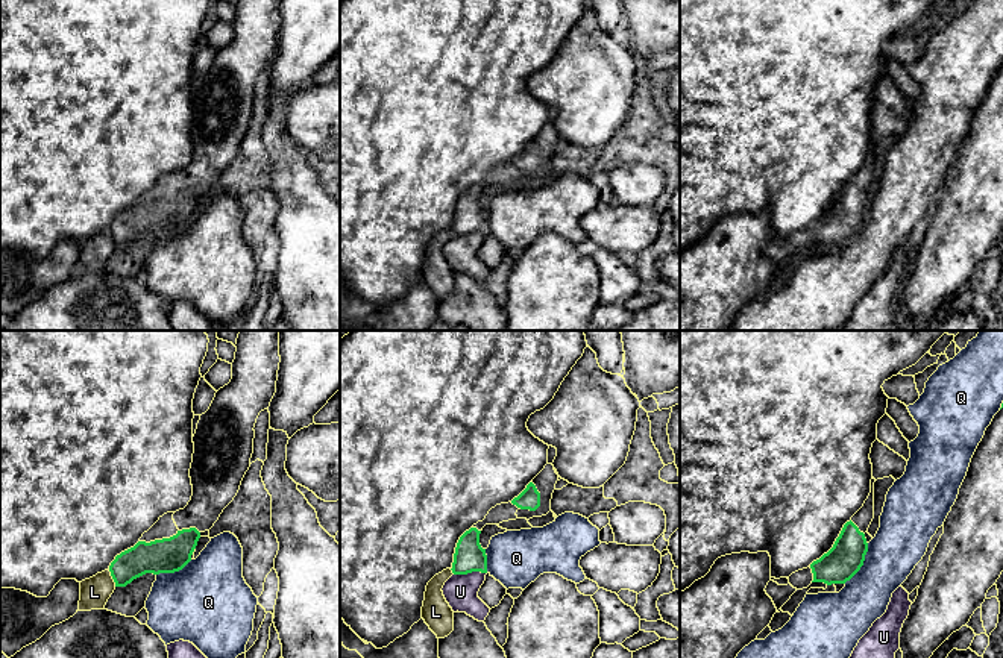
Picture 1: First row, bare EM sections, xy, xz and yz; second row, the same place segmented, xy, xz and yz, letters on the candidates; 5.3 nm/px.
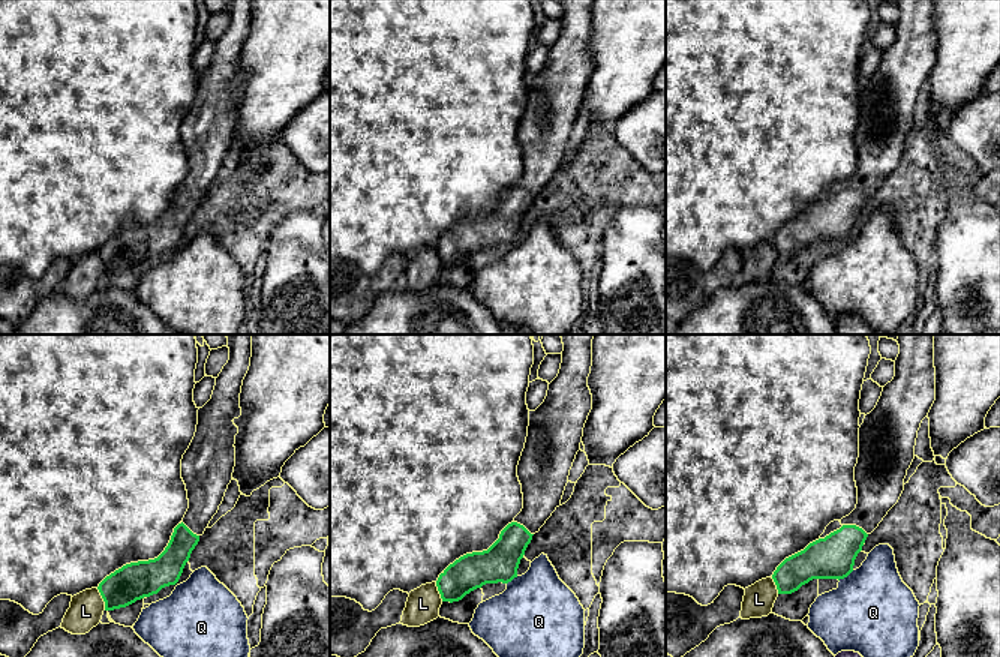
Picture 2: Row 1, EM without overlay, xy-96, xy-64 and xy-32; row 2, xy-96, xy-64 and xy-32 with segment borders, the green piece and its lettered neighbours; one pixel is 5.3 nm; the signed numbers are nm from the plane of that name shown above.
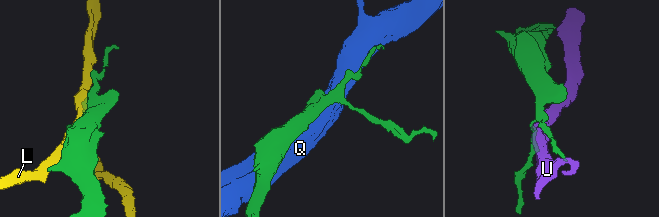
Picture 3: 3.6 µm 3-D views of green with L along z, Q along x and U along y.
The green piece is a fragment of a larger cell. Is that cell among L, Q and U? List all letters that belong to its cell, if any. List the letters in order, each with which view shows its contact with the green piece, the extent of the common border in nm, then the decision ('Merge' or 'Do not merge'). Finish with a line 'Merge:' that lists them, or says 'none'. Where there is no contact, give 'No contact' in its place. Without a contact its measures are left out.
L: Touches green in xy. Shared border 100 nm. Do not merge
Q: Touches green in yz. Shared border 260 nm. Do not merge
U: Touches green in xz. Shared border 180 nm. Do not merge
Merge: none

